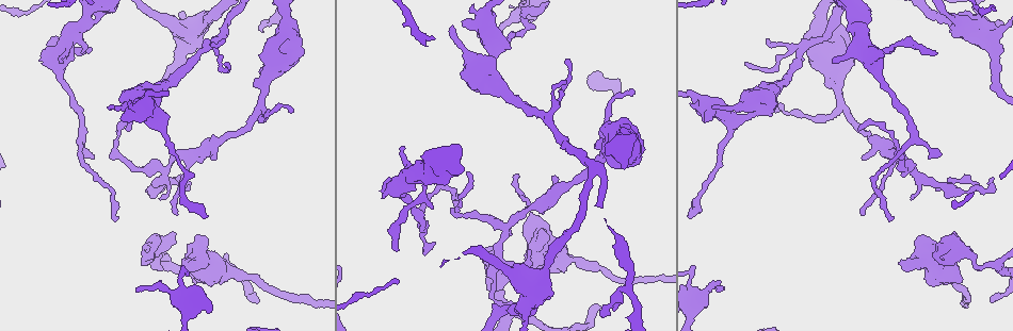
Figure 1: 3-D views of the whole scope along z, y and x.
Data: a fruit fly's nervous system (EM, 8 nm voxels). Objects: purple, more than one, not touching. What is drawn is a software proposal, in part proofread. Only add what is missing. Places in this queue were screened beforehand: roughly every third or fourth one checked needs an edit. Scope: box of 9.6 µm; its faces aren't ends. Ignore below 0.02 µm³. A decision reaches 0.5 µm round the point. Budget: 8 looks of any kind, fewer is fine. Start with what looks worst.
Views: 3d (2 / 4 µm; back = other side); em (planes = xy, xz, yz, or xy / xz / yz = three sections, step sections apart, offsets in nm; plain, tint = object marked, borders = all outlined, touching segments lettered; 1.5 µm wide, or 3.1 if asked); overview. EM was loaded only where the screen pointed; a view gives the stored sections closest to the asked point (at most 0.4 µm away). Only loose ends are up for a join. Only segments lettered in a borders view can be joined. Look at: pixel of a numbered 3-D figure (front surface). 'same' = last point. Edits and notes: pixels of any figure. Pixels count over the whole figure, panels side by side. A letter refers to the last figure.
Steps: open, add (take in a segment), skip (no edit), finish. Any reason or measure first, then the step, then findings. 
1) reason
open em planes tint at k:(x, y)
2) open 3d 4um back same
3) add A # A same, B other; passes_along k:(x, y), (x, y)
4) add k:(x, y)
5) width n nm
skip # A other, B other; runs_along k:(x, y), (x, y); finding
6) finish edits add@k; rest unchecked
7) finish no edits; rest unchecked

free end
open em xz step 4 plain at 1:(991, 301)

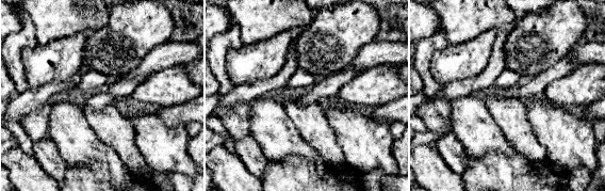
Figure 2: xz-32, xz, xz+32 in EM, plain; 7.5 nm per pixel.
with the object marked
open em xz step 4 tint same

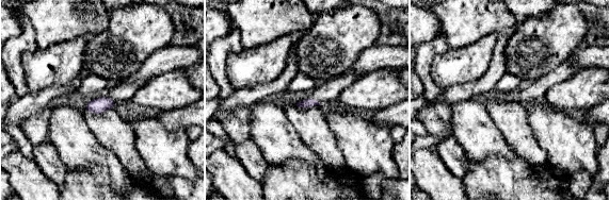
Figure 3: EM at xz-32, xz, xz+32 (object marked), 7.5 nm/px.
what lies round it
open em xz step 4 borders same

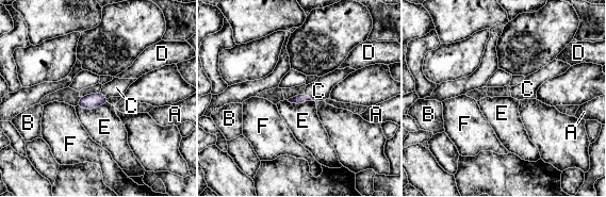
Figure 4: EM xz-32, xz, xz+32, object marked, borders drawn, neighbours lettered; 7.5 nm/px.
add C # A other, B other, C same, D other, E other, F other; passes_along 4:(301, 98), (308, 96), (318, 91); the cell continues

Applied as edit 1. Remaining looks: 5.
open overview

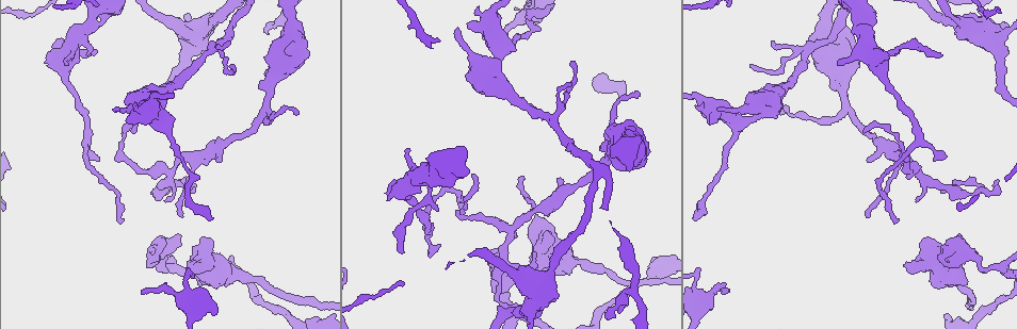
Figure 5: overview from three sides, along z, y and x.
thin end
open 3d 2um at 5:(142, 292)

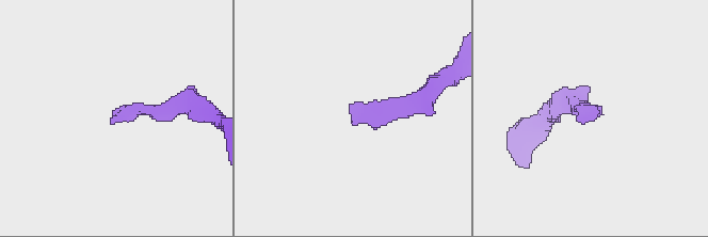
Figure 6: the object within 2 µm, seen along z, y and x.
open em xy step 4 tint at 6:(113, 123)

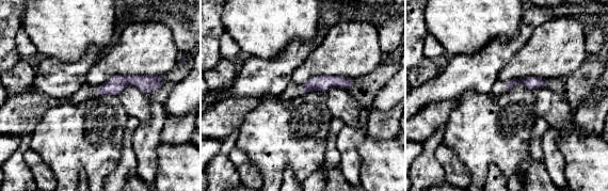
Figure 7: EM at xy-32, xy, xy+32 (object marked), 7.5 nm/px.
open em planes borders same

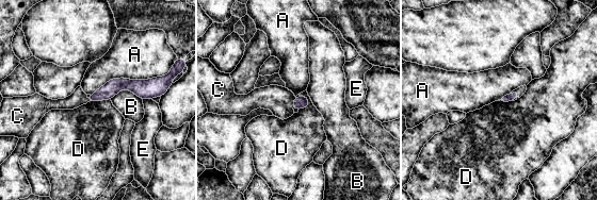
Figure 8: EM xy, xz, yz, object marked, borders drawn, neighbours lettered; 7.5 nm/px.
longest_contact A 600 nm
add C # A other, B other, C same, D other, E other; passes_along 8:(300, 102), (293, 102), (279, 100); the cell continues

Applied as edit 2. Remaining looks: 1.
finish edits add@4, add@8; rest unchecked

